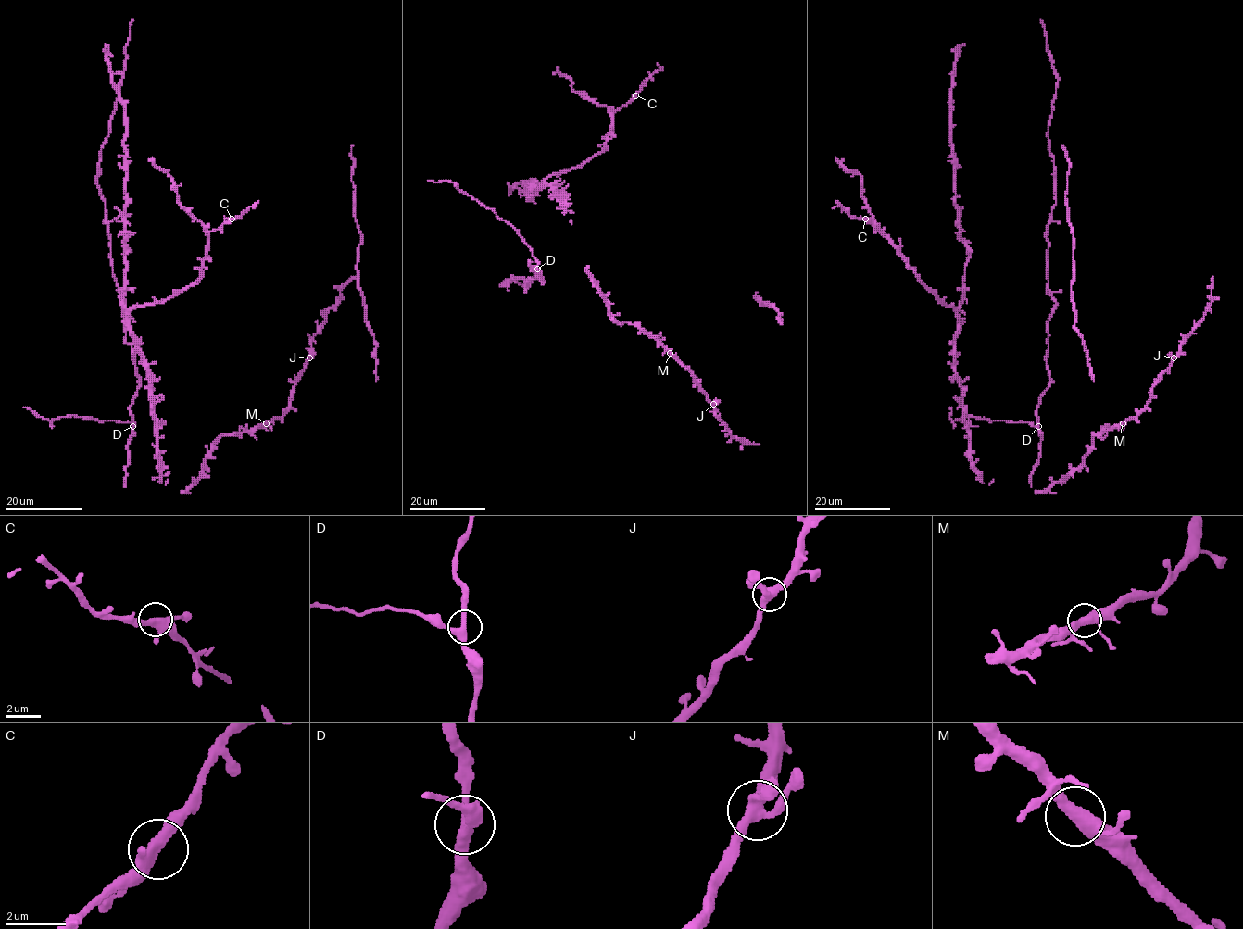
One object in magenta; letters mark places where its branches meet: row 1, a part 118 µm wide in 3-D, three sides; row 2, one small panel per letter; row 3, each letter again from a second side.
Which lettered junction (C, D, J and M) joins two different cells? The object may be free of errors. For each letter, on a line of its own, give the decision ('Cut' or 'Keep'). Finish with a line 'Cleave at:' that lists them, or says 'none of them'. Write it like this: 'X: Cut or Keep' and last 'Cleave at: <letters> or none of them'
C: Keep
D: Keep
J: Keep
M: Keep
Cleave at: none of them

